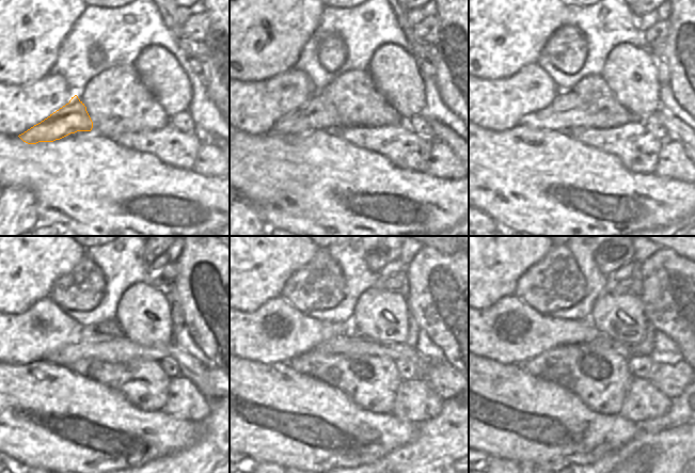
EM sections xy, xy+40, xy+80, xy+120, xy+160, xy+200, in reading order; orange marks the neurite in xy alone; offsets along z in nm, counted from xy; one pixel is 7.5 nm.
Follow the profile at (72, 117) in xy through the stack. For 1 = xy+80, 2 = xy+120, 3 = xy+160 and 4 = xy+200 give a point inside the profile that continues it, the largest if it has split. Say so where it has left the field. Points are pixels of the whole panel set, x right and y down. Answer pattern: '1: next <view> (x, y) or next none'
1: next xy+80 (567, 110)
2: next xy+120 (95, 345)
3: next xy+160 (357, 345)
4: next xy+200 (602, 343)

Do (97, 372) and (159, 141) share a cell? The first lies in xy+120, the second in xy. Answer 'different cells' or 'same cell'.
same cell

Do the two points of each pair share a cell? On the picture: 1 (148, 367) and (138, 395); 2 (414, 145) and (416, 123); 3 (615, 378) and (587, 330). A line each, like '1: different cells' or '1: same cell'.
1: same cell
2: different cells
3: different cells

